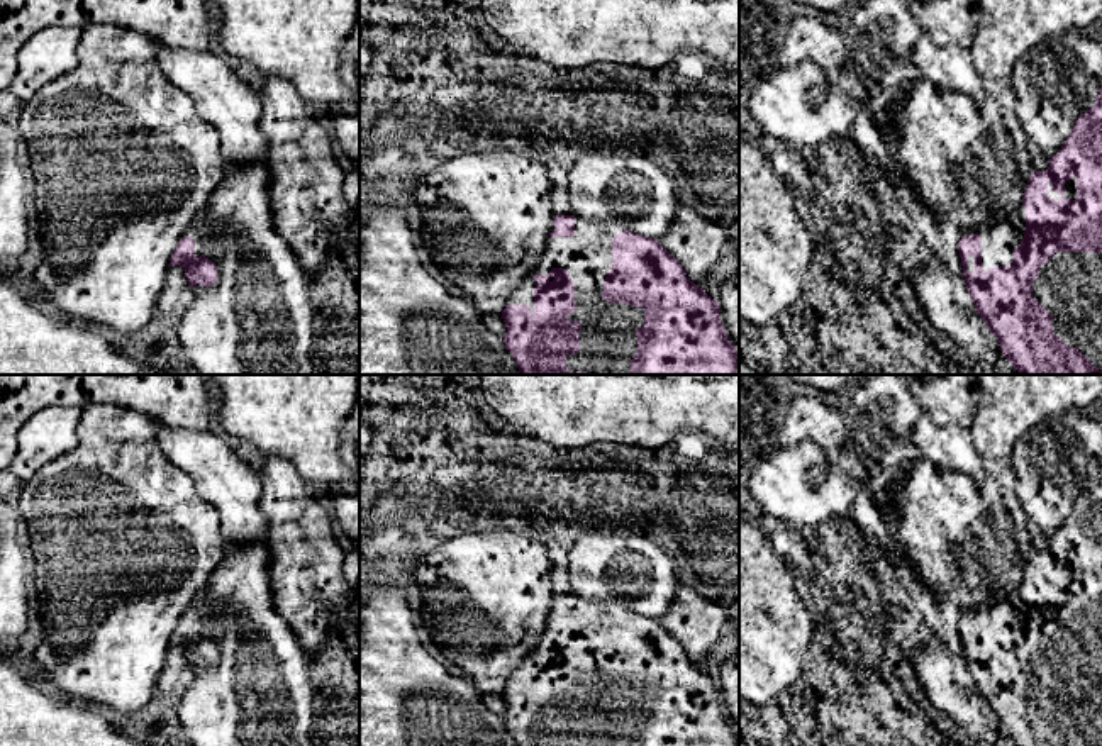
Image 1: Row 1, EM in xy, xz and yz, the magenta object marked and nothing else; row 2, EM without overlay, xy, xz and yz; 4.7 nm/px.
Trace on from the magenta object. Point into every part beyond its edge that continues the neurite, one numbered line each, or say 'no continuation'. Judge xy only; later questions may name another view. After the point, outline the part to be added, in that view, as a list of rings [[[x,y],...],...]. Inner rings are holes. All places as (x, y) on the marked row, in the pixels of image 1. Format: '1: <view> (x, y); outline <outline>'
1: xy (202, 224); outline [[[202,210],[193,222],[185,231],[183,237],[192,236],[195,239],[195,256],[202,256],[205,253],[203,236],[217,227],[217,222],[205,215]]]

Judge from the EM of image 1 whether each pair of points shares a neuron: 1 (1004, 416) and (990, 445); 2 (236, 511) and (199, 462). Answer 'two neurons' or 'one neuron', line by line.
1: one neuron
2: one neuron

